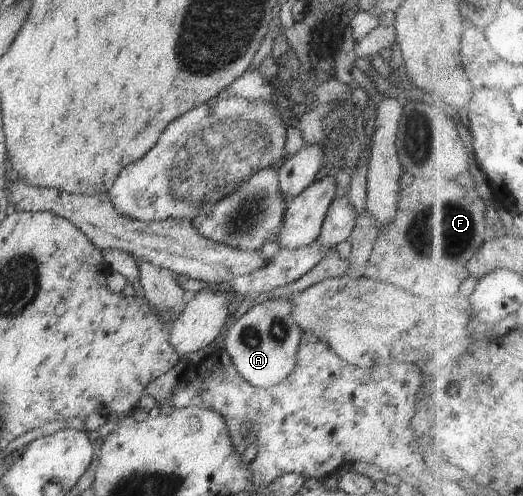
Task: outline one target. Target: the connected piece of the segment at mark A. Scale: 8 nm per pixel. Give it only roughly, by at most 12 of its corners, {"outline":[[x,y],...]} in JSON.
{"outline":[[290,297],[250,308],[222,340],[238,374],[272,388],[296,366]]}

